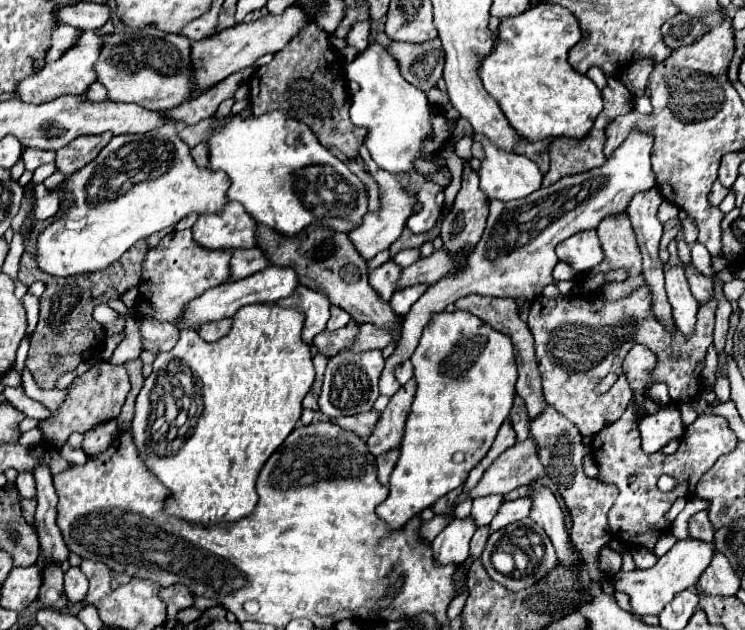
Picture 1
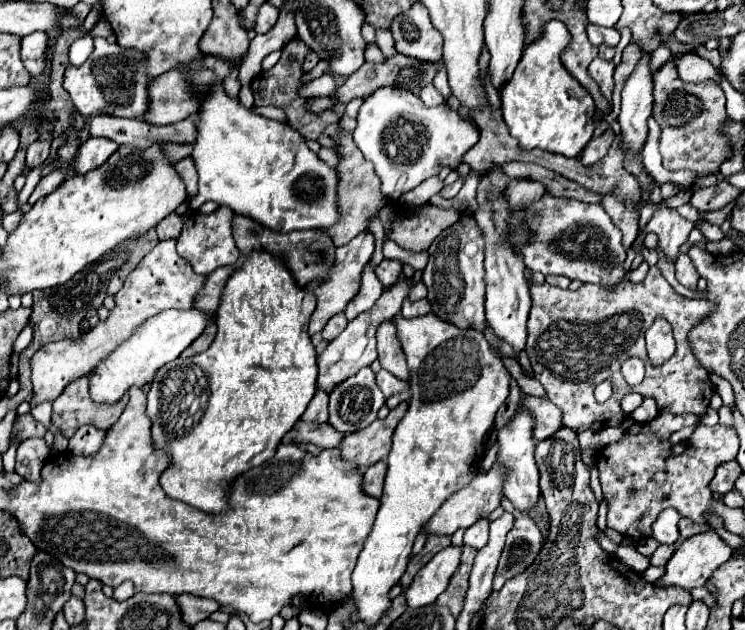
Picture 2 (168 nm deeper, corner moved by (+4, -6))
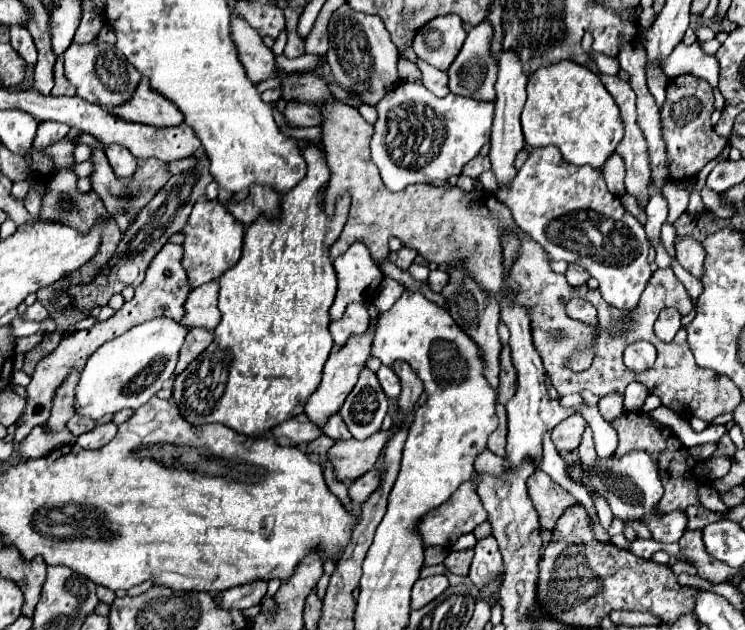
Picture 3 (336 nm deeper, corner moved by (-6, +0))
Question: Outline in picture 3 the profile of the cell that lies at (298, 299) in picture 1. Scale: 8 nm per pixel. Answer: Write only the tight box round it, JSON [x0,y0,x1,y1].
[330,242,384,320]

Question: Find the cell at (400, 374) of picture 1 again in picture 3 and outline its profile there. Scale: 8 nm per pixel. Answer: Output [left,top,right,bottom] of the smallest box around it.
[376,366,400,398]

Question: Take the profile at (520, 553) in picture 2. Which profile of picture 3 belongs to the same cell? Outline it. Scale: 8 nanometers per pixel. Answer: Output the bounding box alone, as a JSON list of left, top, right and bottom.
[474,450,504,476]

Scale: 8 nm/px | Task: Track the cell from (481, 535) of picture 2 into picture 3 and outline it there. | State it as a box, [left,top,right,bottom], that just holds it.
[468,536,504,590]

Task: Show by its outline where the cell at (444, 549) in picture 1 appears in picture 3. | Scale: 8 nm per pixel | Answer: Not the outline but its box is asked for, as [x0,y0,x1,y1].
[412,574,448,610]

